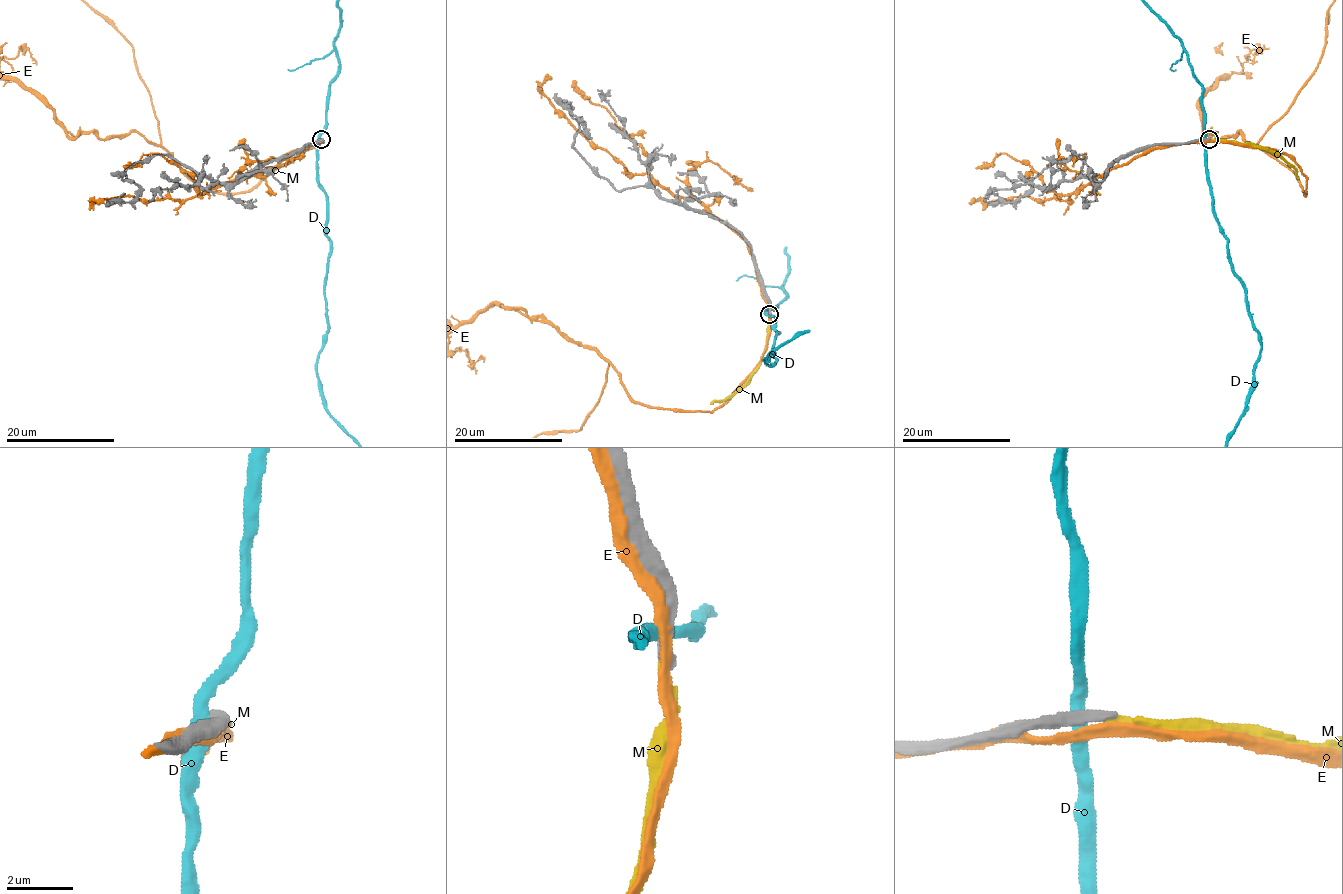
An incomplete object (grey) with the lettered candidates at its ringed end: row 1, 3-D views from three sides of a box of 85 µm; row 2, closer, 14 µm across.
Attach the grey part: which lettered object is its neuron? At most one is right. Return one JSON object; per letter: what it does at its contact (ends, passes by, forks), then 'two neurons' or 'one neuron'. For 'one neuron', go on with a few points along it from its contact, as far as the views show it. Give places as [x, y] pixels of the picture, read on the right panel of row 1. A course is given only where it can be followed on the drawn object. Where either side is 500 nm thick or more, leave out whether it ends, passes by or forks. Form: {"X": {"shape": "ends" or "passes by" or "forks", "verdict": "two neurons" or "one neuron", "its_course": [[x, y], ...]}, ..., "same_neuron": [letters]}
{"D": {"shape": "passes by", "verdict": "two neurons"}, "E": {"shape": "passes by", "verdict": "two neurons"}, "M": {"shape": "ends", "verdict": "one neuron", "its_course": [[1209, 138], [1267, 148], [1287, 163], [1299, 177]]}, "same_neuron": ["M"]}

